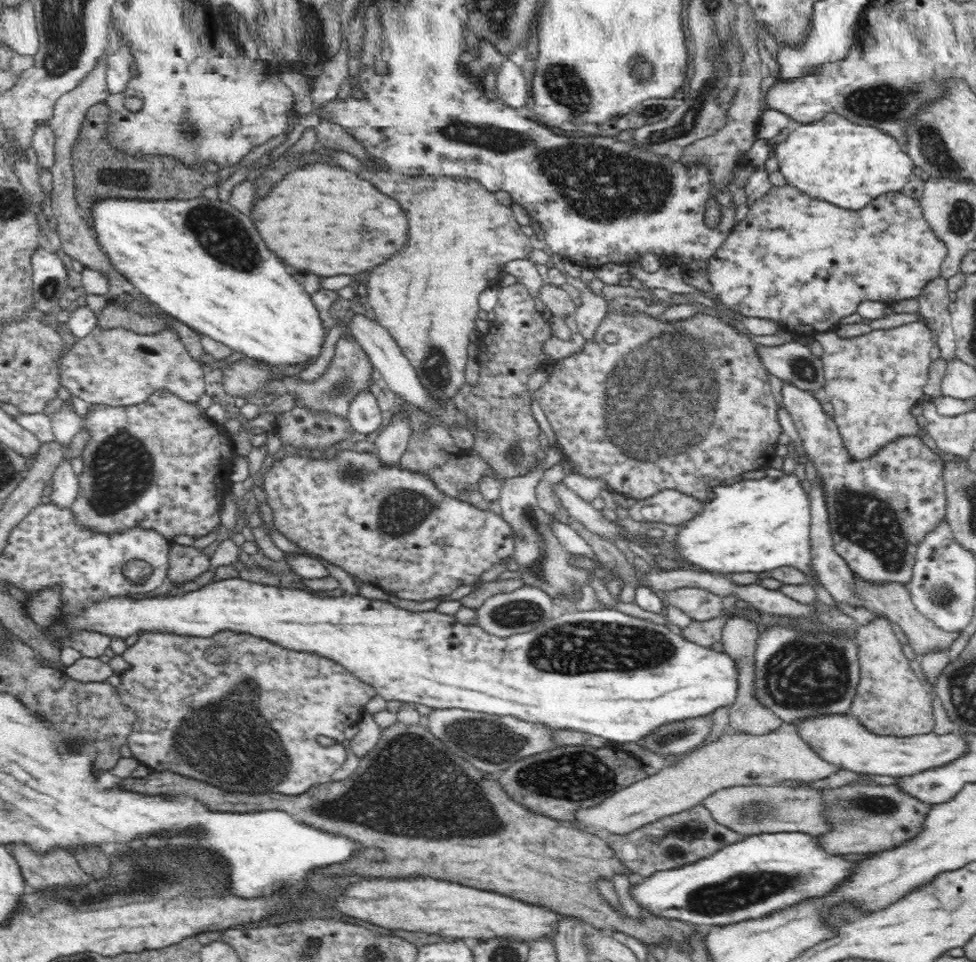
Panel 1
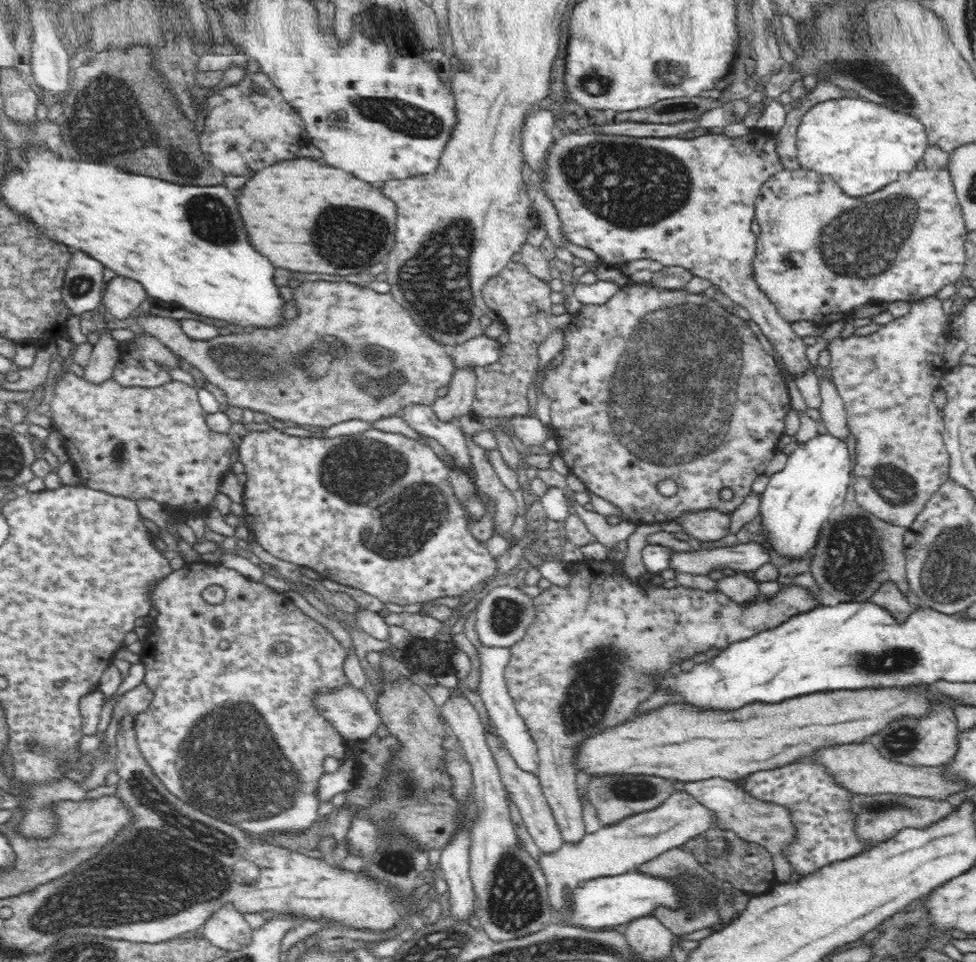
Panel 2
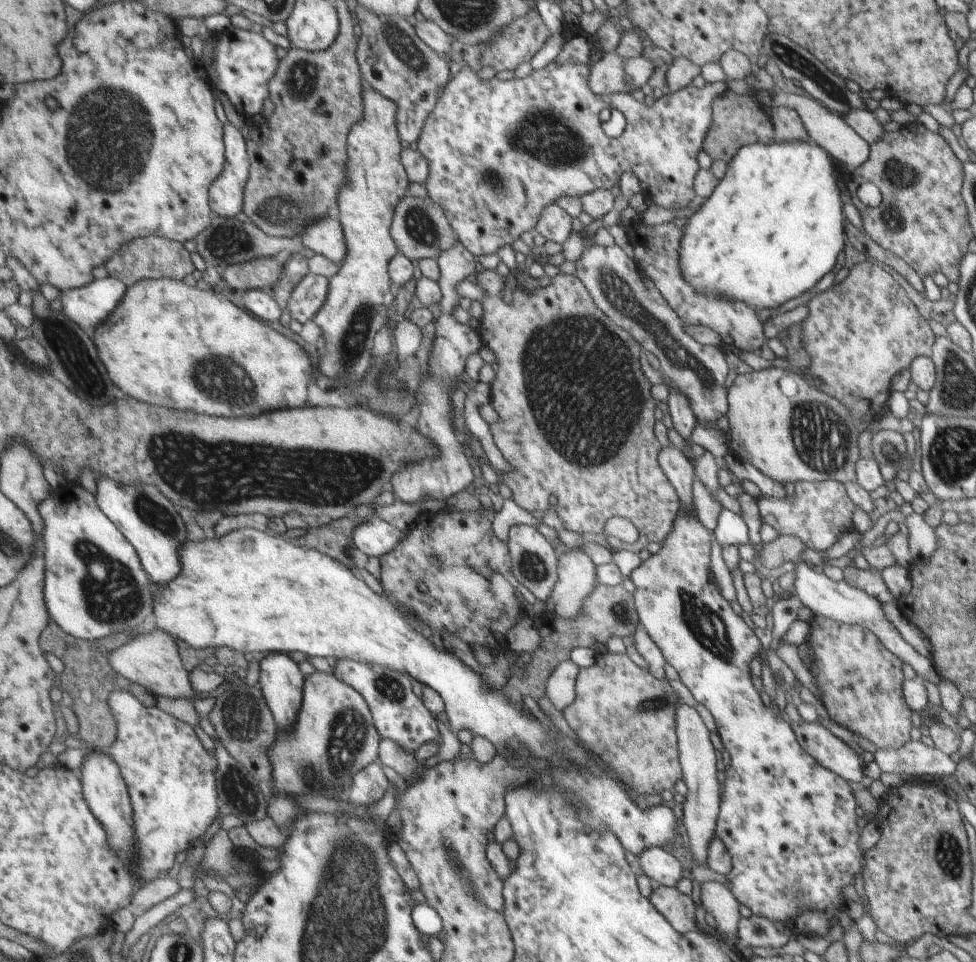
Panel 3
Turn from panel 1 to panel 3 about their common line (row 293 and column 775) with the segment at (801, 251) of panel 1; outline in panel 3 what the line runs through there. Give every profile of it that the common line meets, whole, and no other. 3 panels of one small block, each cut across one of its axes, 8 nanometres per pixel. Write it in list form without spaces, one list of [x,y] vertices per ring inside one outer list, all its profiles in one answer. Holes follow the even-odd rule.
[[[679,510],[677,517],[673,521],[673,526],[666,538],[660,543],[659,551],[651,555],[640,566],[637,566],[629,574],[629,579],[635,585],[633,597],[635,598],[635,608],[637,616],[640,617],[641,627],[646,636],[657,646],[663,659],[677,672],[678,680],[691,693],[691,696],[703,705],[715,721],[716,733],[721,739],[721,745],[727,751],[729,764],[727,767],[720,766],[725,774],[722,790],[720,791],[719,814],[716,817],[715,836],[722,843],[725,851],[730,857],[730,870],[726,874],[726,888],[731,892],[735,901],[739,904],[742,911],[759,917],[766,917],[771,921],[781,922],[791,931],[793,935],[810,934],[824,938],[833,924],[837,922],[837,916],[841,916],[841,911],[845,911],[845,888],[857,884],[857,876],[864,876],[866,868],[865,851],[861,850],[861,804],[857,804],[857,792],[853,792],[853,784],[849,784],[843,777],[836,773],[830,772],[823,765],[817,763],[805,750],[799,748],[799,740],[793,738],[792,728],[789,728],[787,722],[783,722],[774,710],[767,708],[761,700],[757,690],[751,684],[749,678],[749,661],[754,654],[761,654],[759,648],[761,643],[758,641],[754,632],[749,629],[742,618],[737,616],[728,602],[719,594],[716,588],[716,582],[713,580],[712,572],[709,565],[709,540],[711,532],[702,528],[702,525],[696,520],[696,513],[687,514]]]

